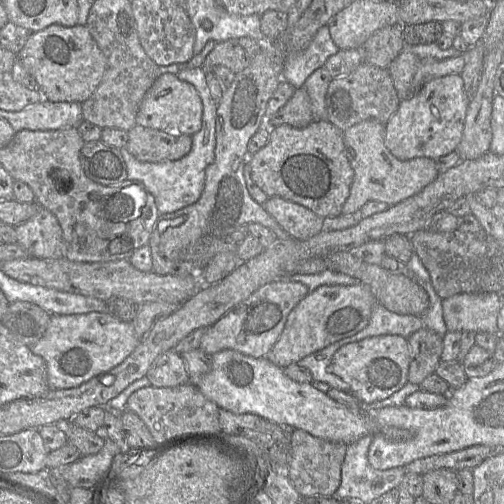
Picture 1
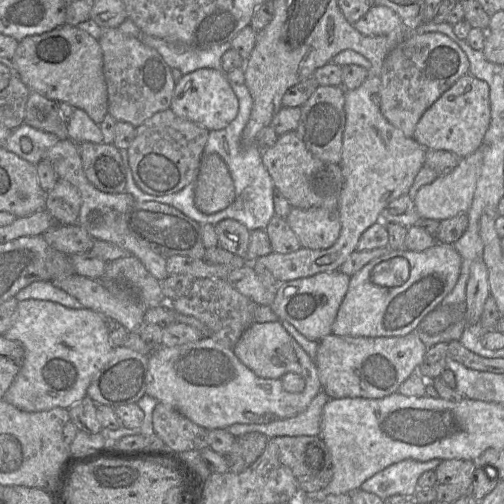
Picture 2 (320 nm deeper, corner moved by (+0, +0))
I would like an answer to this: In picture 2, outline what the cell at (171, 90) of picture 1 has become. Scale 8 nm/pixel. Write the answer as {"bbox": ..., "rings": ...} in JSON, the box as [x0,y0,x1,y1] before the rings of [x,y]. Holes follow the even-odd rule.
{"bbox":[170,68,239,131],"rings":[[[201,68],[176,82],[170,109],[179,117],[201,125],[208,131],[221,130],[237,116],[239,101],[222,69]]]}

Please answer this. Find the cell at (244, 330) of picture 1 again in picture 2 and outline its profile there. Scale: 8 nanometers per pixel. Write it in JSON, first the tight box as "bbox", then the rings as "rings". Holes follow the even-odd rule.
{"bbox":[270,270,350,341],"rings":[[[336,270],[279,283],[270,307],[279,320],[292,324],[307,339],[319,341],[332,334],[332,325],[346,295],[350,277]]]}

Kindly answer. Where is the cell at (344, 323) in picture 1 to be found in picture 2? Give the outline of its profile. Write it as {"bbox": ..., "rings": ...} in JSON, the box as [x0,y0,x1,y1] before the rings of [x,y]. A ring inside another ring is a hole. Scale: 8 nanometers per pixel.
{"bbox":[332,243,461,337],"rings":[[[439,243],[421,252],[391,251],[373,259],[350,277],[346,295],[332,325],[332,334],[348,337],[396,337],[415,332],[422,320],[438,308],[455,287],[461,262],[461,256],[452,244]]]}

